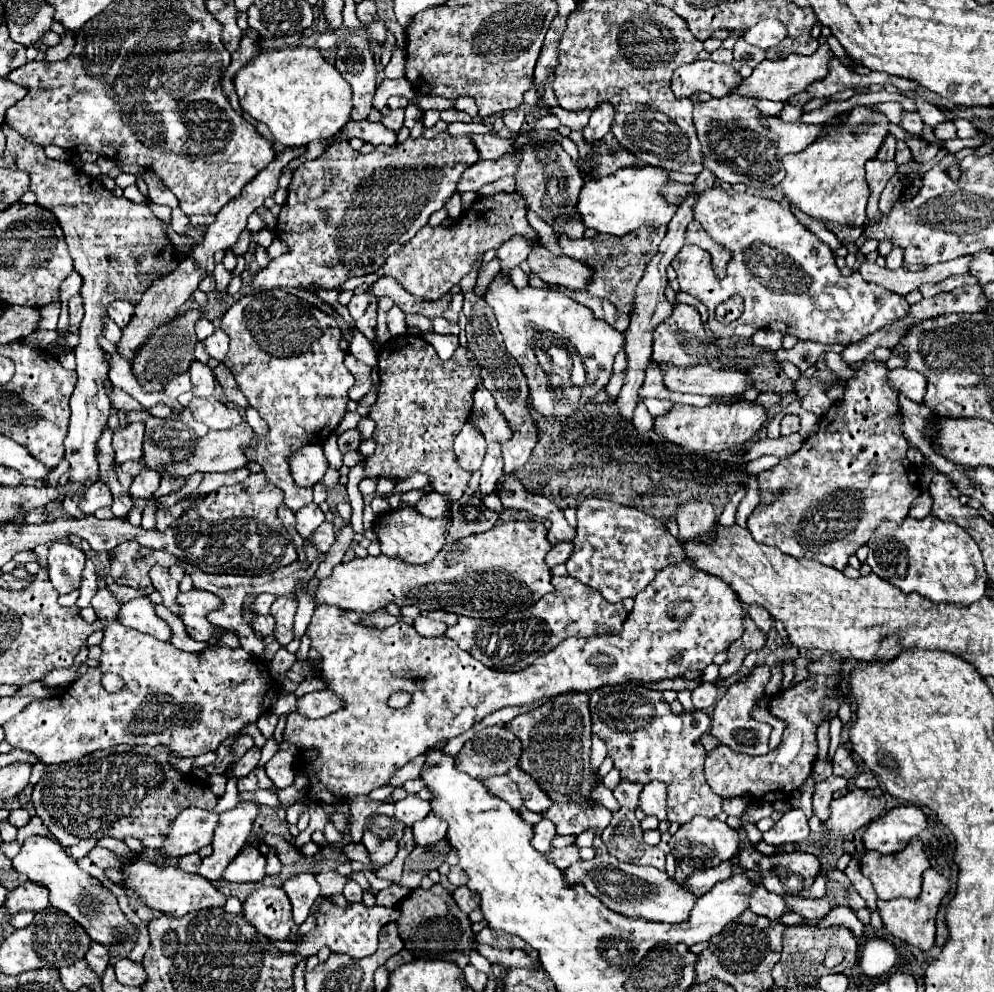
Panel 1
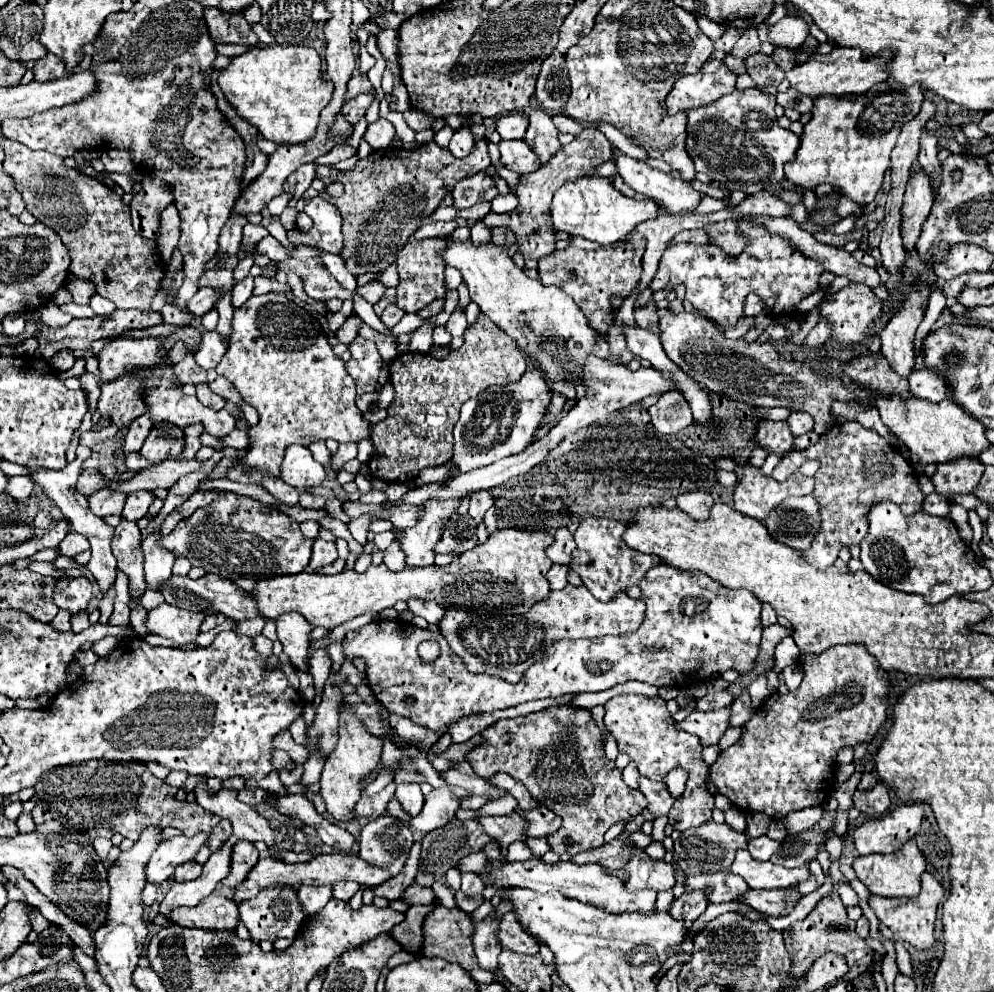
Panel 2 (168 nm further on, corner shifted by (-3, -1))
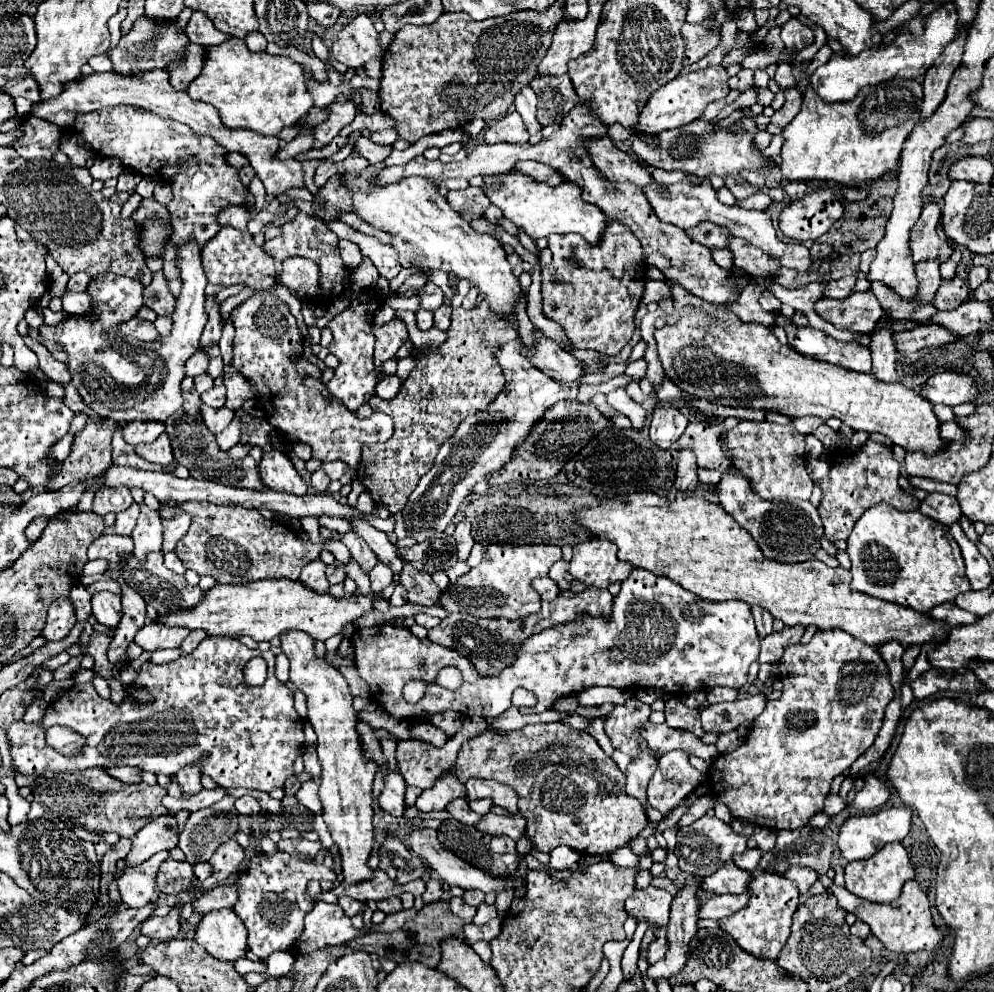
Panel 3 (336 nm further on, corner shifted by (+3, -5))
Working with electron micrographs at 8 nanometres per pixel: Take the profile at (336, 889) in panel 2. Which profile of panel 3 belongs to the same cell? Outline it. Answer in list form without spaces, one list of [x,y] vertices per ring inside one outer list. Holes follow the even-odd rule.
[[[342,897],[338,905],[344,909],[344,913],[346,913],[348,917],[354,917],[354,915],[358,915],[358,913],[362,915],[364,909],[366,909],[366,905],[364,905],[362,901],[356,901],[356,899],[350,899],[350,897]]]

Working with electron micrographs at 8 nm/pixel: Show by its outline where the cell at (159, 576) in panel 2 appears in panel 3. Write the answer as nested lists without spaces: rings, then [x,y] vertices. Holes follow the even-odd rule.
[[[140,503],[140,517],[132,533],[134,539],[134,555],[144,561],[146,553],[162,549],[162,521],[158,511],[152,511],[144,503]]]

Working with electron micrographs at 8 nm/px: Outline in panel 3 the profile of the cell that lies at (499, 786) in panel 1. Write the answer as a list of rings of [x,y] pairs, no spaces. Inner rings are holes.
[[[473,716],[466,717],[463,721],[461,729],[442,747],[434,747],[422,739],[408,739],[408,741],[398,741],[398,749],[396,749],[396,761],[398,761],[398,771],[404,777],[404,781],[408,785],[416,785],[420,789],[428,789],[434,785],[434,781],[444,775],[446,771],[454,771],[454,763],[456,763],[456,753],[460,749],[462,743],[483,732],[488,728],[486,719],[483,717]]]

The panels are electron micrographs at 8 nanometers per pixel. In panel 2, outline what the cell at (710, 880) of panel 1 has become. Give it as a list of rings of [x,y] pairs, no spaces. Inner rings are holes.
[[[694,889],[694,891],[688,891],[688,893],[682,893],[680,899],[674,899],[672,905],[670,905],[670,913],[676,915],[676,917],[684,917],[686,919],[686,927],[692,925],[692,921],[696,921],[706,905],[708,905],[708,895],[710,895],[710,889]]]

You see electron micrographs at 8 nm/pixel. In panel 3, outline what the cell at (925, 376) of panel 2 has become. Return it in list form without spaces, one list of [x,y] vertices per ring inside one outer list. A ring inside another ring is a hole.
[[[942,371],[932,375],[920,387],[920,395],[924,395],[924,399],[928,399],[932,405],[942,403],[954,407],[960,403],[974,403],[978,397],[978,387],[970,375]]]

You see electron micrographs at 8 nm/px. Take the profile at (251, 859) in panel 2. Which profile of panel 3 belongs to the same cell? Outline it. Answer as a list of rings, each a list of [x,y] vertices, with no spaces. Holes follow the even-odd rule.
[[[234,837],[222,843],[222,847],[218,847],[218,851],[214,851],[214,855],[210,857],[212,875],[202,883],[202,889],[210,889],[214,883],[224,881],[230,875],[236,875],[242,861],[244,861],[244,849],[238,845]]]

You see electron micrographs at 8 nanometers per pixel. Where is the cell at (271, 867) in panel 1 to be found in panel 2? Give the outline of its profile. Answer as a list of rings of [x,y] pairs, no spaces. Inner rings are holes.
[[[332,853],[332,855],[318,855],[314,857],[312,861],[306,861],[306,863],[296,863],[296,865],[288,865],[280,859],[274,859],[274,857],[262,857],[258,861],[258,865],[250,871],[250,875],[246,877],[246,881],[242,885],[236,887],[236,893],[234,893],[234,901],[240,903],[244,899],[250,899],[254,897],[256,893],[260,893],[264,887],[272,887],[272,885],[330,885],[334,881],[342,881],[342,879],[352,879],[360,885],[366,885],[366,887],[376,887],[380,883],[384,883],[386,879],[390,877],[388,871],[382,871],[382,869],[374,869],[370,867],[364,859],[360,859],[358,855],[350,855],[350,853]]]

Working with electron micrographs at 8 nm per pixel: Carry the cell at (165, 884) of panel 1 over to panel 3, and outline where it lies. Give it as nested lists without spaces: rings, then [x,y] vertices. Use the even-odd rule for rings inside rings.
[[[232,909],[214,911],[200,917],[194,937],[212,957],[222,961],[238,961],[248,951],[248,931]]]

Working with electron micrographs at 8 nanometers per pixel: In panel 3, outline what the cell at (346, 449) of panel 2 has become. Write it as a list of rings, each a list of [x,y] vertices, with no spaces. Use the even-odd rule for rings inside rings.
[[[318,469],[318,471],[312,475],[312,479],[310,479],[310,487],[312,487],[316,493],[326,493],[328,483],[330,483],[330,479],[328,479],[328,475],[326,475],[322,469]]]

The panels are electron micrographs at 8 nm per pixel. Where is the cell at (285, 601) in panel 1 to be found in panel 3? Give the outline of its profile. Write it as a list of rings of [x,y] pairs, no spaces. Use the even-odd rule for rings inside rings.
[[[286,631],[282,637],[282,651],[290,661],[290,681],[306,695],[308,701],[308,721],[312,723],[318,741],[318,759],[322,763],[322,817],[340,851],[342,875],[346,883],[362,883],[374,877],[374,871],[366,865],[374,849],[374,823],[372,823],[372,781],[376,775],[374,763],[362,759],[360,737],[356,731],[358,715],[352,707],[352,695],[342,673],[320,659],[314,653],[314,639],[302,631]]]

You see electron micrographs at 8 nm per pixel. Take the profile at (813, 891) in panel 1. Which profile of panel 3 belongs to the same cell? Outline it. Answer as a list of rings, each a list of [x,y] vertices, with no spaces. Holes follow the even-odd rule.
[[[790,867],[790,871],[786,871],[786,877],[796,883],[800,893],[806,893],[810,889],[810,885],[818,879],[816,871],[810,871],[808,867]]]

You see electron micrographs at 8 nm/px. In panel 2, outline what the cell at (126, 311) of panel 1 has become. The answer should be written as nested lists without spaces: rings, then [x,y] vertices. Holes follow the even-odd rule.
[[[94,295],[90,299],[90,307],[96,311],[96,315],[112,315],[112,311],[116,309],[114,303],[108,303],[108,299],[104,299],[100,295]]]

